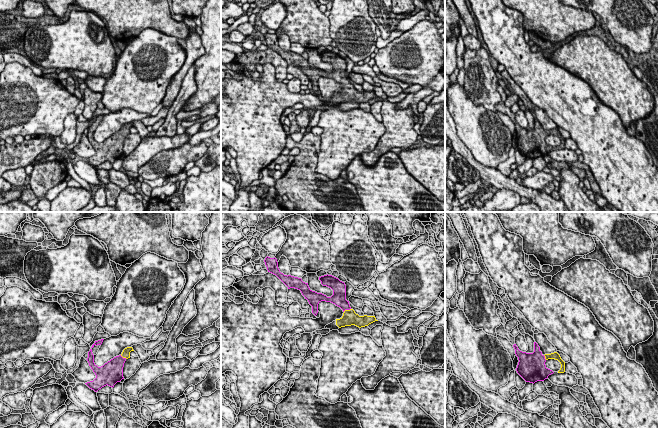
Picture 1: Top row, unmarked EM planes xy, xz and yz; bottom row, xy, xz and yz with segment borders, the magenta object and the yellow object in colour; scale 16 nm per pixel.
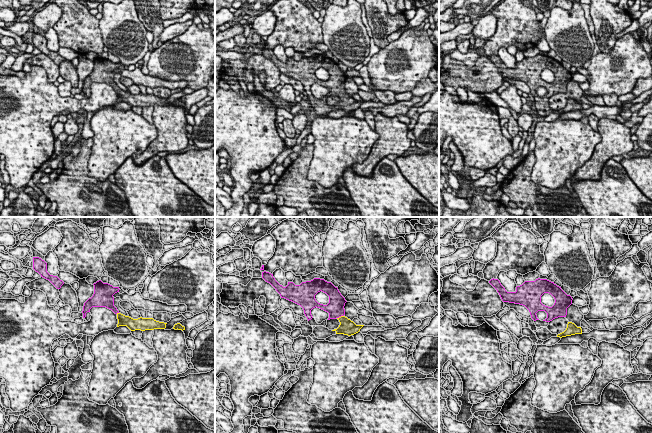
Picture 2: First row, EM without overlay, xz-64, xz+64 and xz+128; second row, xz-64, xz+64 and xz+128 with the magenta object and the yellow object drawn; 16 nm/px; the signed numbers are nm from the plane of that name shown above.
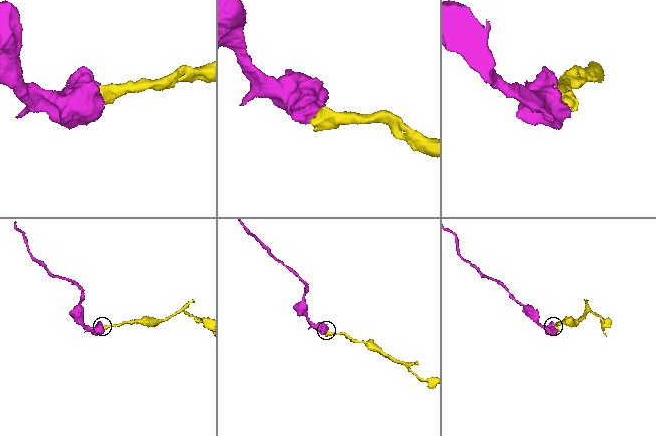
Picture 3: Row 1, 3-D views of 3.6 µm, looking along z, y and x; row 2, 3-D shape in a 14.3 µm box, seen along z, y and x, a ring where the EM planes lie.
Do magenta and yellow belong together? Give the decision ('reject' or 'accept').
accept

